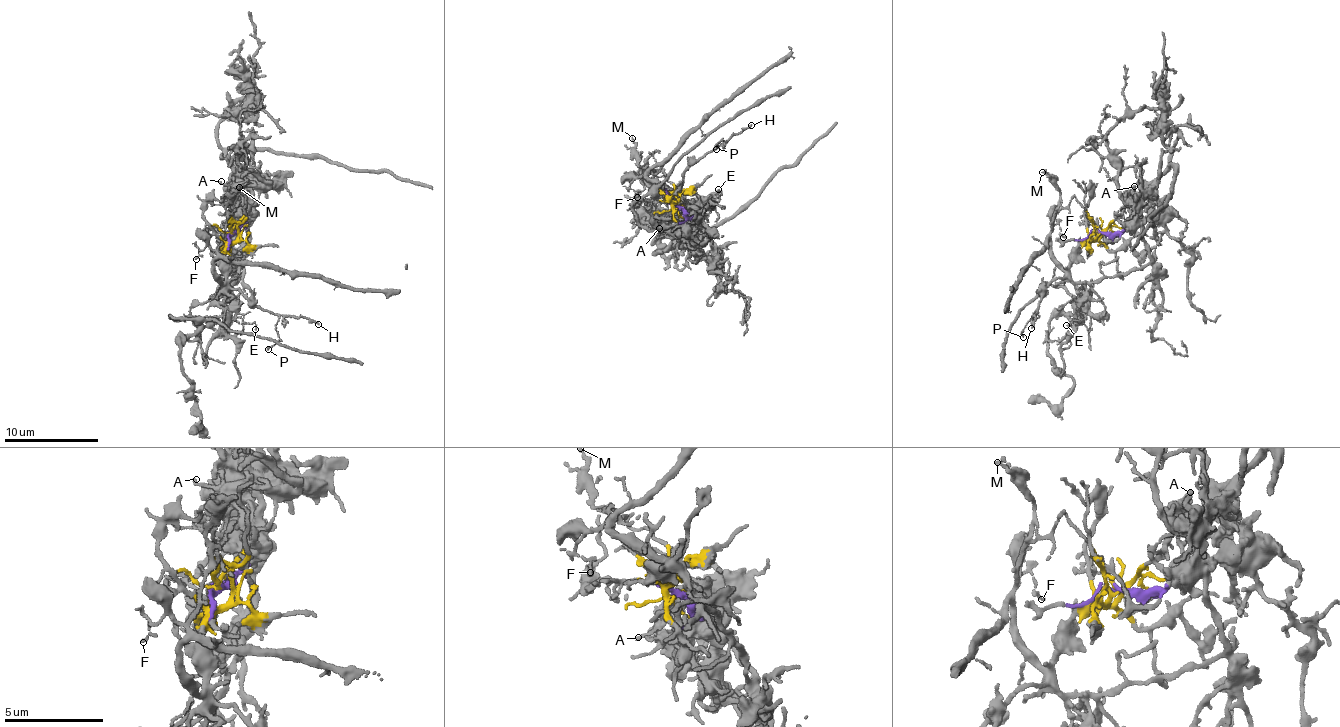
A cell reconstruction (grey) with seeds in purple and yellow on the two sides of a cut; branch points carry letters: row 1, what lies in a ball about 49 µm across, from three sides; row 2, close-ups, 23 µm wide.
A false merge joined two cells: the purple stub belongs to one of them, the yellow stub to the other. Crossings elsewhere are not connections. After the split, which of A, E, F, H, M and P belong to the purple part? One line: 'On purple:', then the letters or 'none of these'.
On purple: none of these

